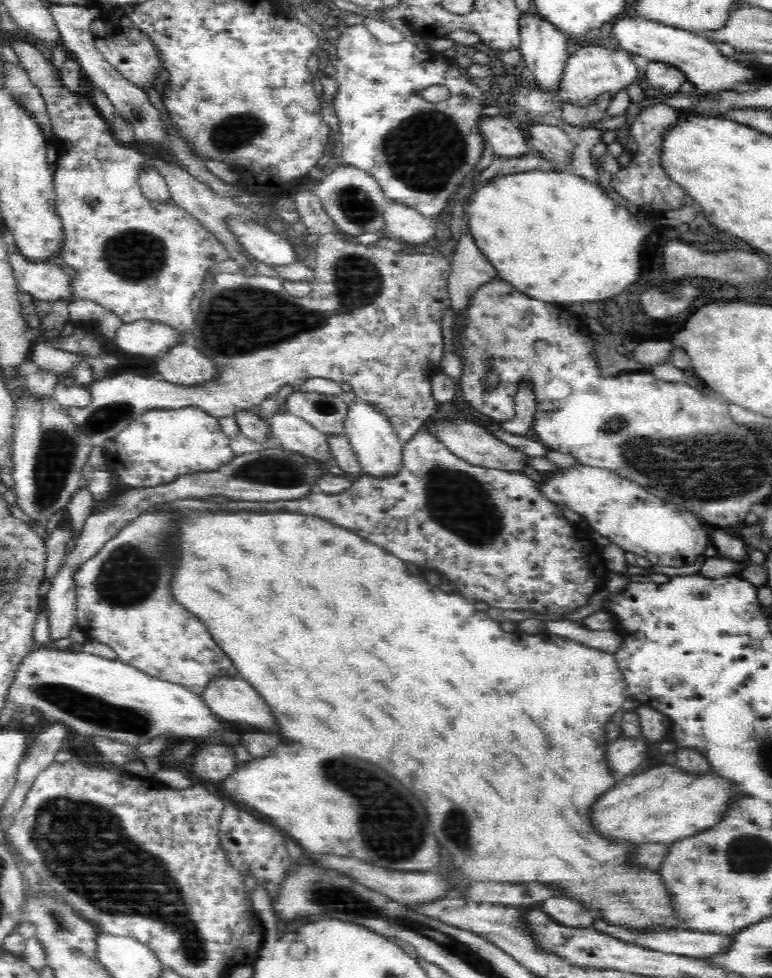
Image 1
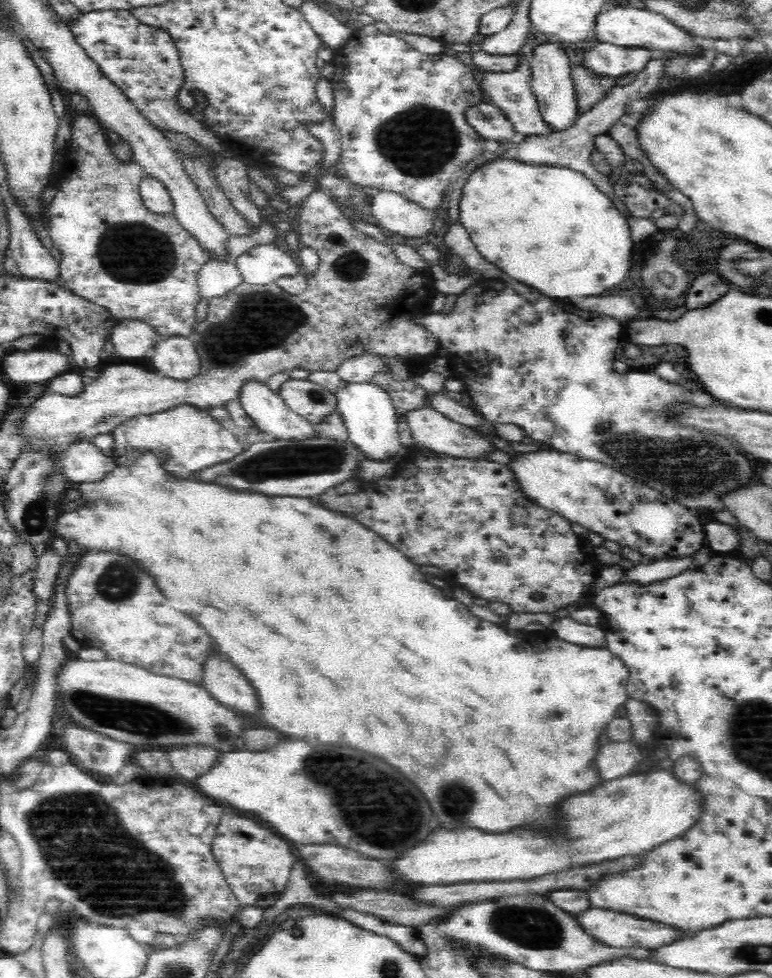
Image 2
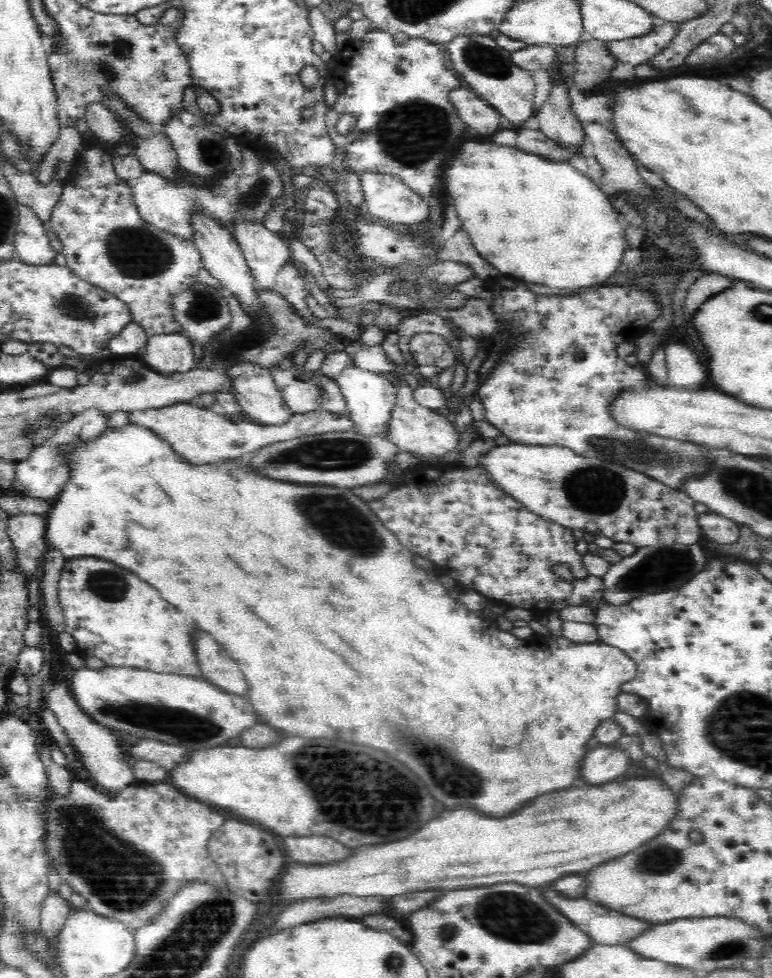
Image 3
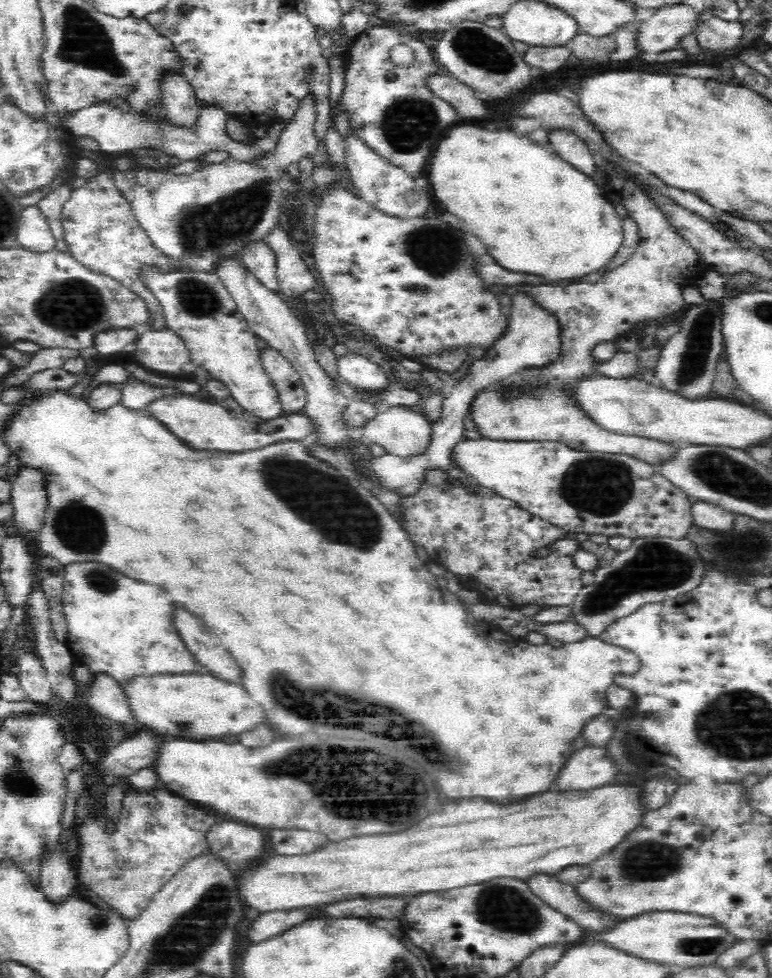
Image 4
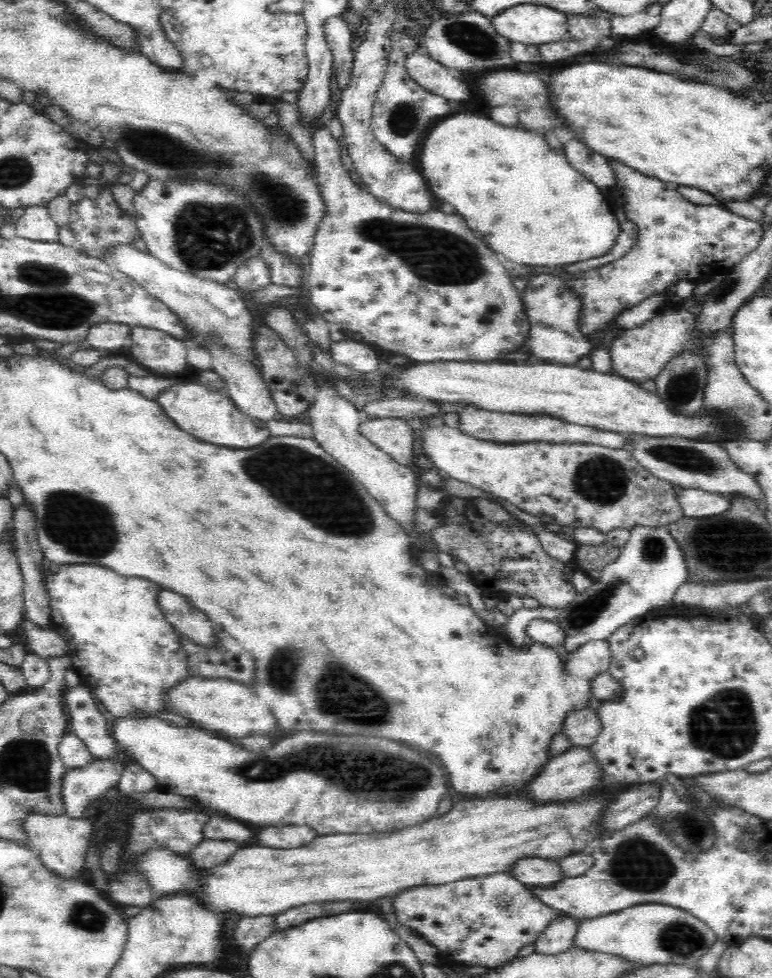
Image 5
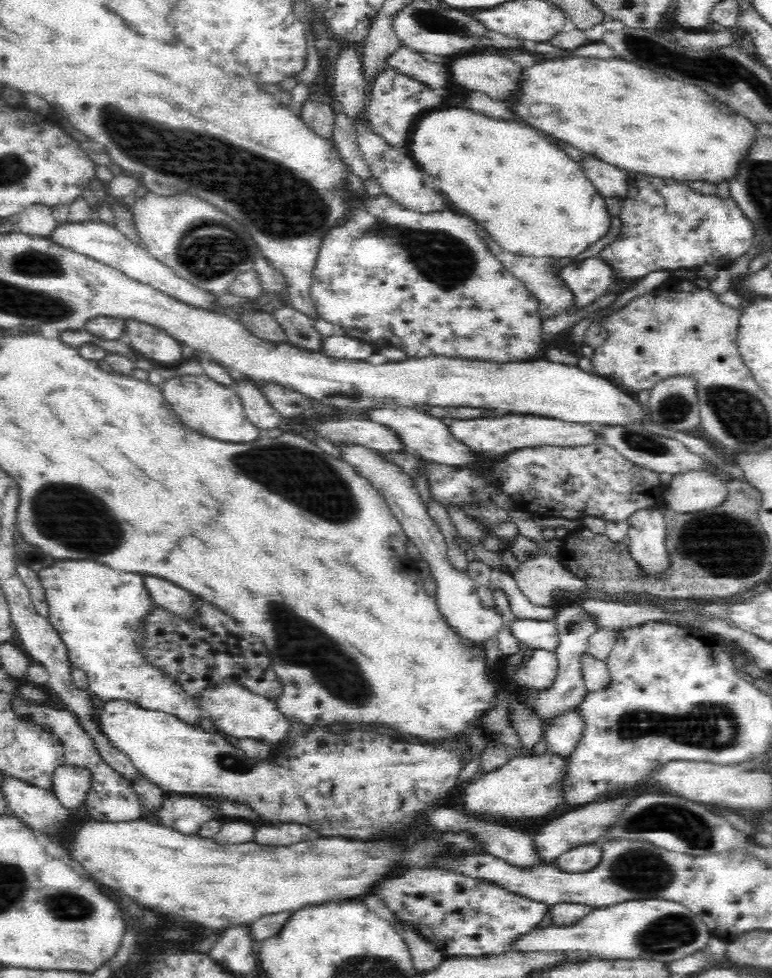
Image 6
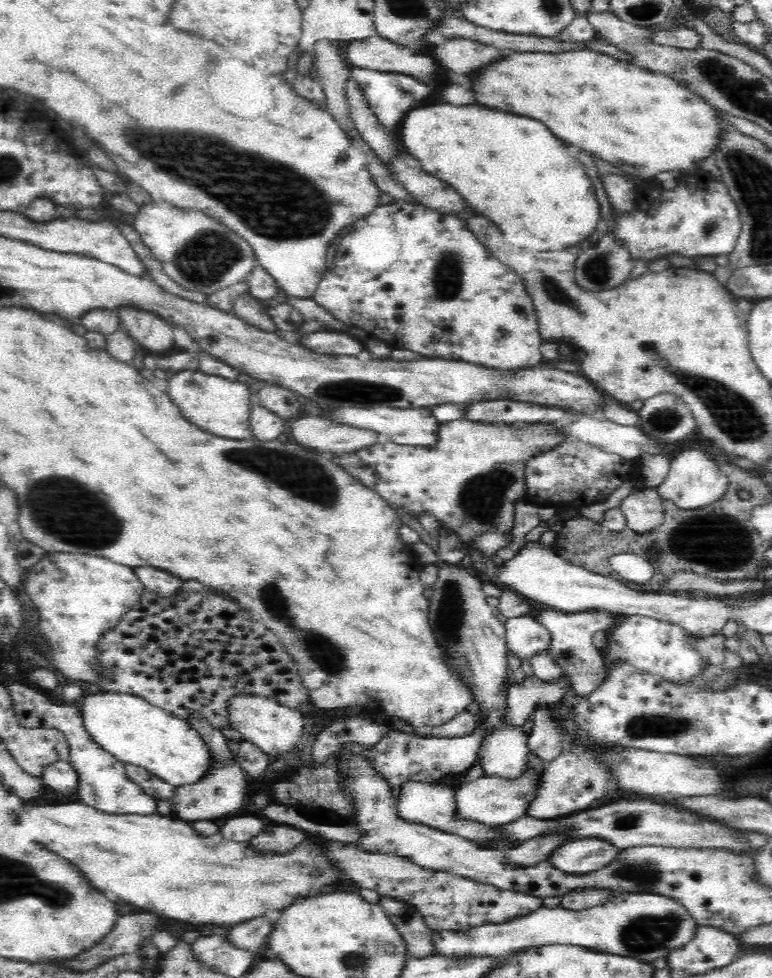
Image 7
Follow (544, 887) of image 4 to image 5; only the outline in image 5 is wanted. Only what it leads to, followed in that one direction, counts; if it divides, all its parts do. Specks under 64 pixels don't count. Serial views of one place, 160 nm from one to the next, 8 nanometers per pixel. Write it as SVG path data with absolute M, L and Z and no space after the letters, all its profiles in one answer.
M520 860L509 873L529 888L549 887L565 877L556 860Z

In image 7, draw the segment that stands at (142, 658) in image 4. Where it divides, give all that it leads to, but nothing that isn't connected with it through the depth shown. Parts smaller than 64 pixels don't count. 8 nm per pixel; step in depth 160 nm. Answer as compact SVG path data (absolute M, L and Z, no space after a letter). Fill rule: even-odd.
M47 552L34 566L24 571L24 592L30 605L38 611L37 631L48 641L51 655L47 656L46 668L54 671L60 670L66 678L97 683L105 670L97 664L97 640L100 635L115 627L145 591L132 567L113 563L102 556L84 556L65 552ZM190 716L188 722L201 734L204 742L208 744L208 749L212 750L213 763L211 771L208 771L199 782L176 787L171 801L172 816L187 823L194 823L195 820L212 820L238 810L248 800L246 779L242 767L236 767L236 763L232 763L232 753L228 748L226 737L221 729L214 728L203 716Z

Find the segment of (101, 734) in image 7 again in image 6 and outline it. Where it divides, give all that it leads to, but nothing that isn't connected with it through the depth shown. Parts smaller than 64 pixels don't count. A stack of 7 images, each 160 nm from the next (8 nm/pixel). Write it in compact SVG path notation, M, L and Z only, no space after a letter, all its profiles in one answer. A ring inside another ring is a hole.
M562 606L561 609L558 610L554 621L557 624L557 635L560 640L558 650L560 665L555 682L552 683L552 686L548 687L546 691L540 691L539 694L531 692L531 694L526 695L526 700L530 702L530 704L535 705L536 716L548 718L549 720L561 714L566 714L570 708L577 707L588 694L588 689L586 688L581 673L581 656L586 651L589 651L589 636L600 629L596 619L588 617L588 615L584 613L584 609L580 608L580 606ZM109 700L104 703L98 715L99 727L111 741L112 746L126 753L128 758L134 763L134 766L146 777L150 782L158 785L166 794L172 792L180 792L180 794L198 794L198 797L224 798L224 800L232 800L232 802L246 802L250 804L264 820L272 820L272 822L300 822L300 824L309 826L311 829L318 831L321 836L332 837L342 836L350 839L359 838L380 838L386 837L386 834L406 828L410 826L416 818L418 812L423 812L434 806L440 798L446 798L446 794L450 794L450 790L454 790L458 776L464 768L466 760L461 760L461 753L456 749L450 749L445 746L435 746L434 744L412 744L409 741L393 740L389 735L383 735L376 732L364 730L352 730L352 732L326 732L322 728L312 730L310 734L298 738L294 741L294 746L282 750L276 758L272 760L256 760L246 756L246 753L239 750L237 746L232 746L226 741L226 737L218 733L210 733L204 731L200 726L192 726L186 724L176 715L169 715L164 711L149 711L146 708L138 707L134 703L124 702L124 700Z

